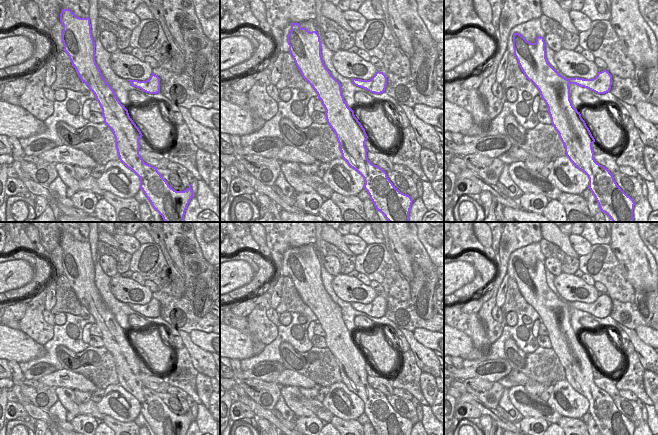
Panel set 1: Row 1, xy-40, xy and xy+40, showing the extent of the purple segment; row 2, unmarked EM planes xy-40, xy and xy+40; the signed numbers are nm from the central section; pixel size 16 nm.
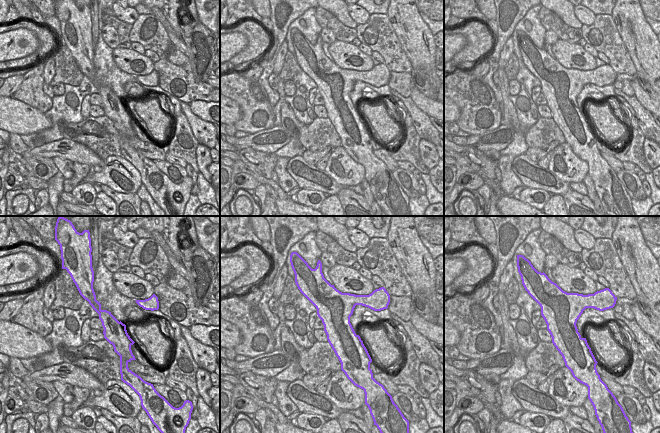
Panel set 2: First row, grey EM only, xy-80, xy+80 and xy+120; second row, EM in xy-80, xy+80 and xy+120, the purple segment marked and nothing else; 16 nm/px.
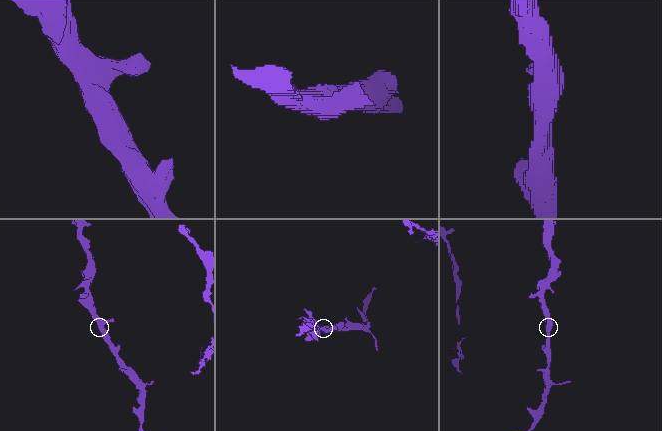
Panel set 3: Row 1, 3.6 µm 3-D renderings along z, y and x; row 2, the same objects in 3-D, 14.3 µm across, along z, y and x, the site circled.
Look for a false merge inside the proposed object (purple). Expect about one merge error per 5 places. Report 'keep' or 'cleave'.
keep

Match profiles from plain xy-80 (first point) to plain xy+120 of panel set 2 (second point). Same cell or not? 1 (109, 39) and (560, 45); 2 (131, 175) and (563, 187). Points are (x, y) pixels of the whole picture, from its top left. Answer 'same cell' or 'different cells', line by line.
1: different cells
2: different cells

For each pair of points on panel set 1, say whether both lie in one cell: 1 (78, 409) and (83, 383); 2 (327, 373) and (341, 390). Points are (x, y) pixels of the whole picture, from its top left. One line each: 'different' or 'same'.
1: different
2: different

